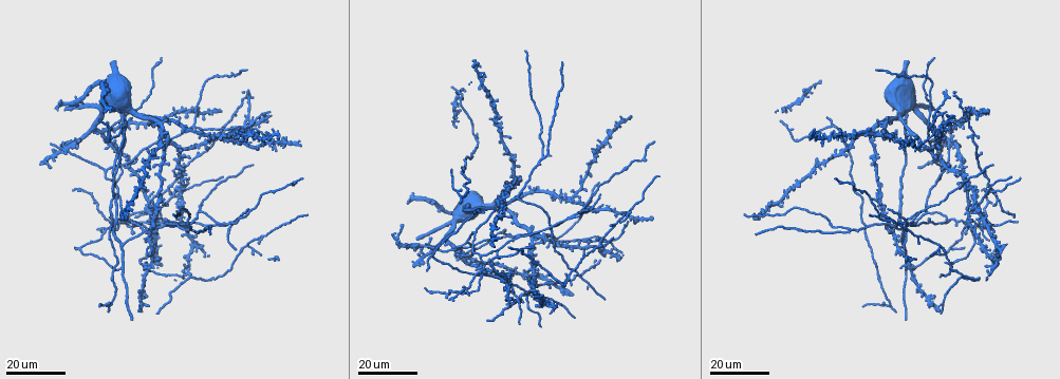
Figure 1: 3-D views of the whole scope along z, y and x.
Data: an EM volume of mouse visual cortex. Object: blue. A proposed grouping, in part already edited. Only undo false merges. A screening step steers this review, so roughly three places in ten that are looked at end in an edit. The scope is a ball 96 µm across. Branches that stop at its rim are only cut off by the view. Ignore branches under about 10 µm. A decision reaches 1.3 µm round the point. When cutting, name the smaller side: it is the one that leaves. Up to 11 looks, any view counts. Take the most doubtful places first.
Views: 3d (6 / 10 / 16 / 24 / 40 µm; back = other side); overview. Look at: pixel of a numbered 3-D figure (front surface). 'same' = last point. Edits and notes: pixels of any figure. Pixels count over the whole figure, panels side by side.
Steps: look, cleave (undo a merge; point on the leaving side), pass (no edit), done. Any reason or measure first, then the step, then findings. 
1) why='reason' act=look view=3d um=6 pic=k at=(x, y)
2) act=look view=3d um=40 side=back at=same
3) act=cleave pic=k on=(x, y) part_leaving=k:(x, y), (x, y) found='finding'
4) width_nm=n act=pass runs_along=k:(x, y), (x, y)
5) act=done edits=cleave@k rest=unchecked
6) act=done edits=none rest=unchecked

why='three arms meet' act=look view=3d um=24 pic=1 at=(904, 222)

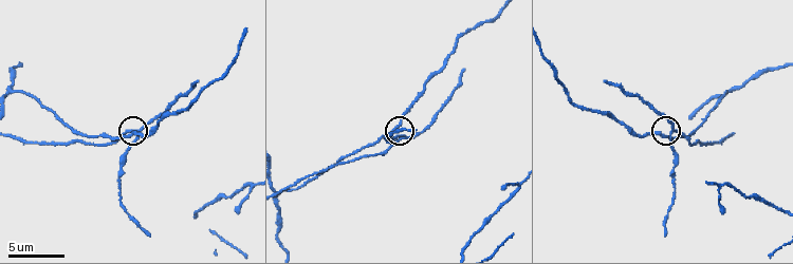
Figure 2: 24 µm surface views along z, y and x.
act=look view=3d um=6 pic=2 at=(674, 131)

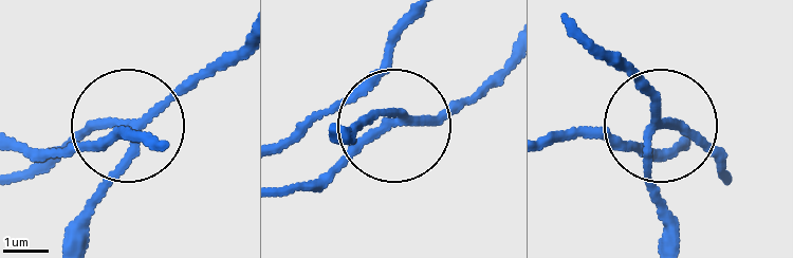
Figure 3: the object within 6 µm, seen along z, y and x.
act=look view=3d um=6 side=back pic=3 at=(654, 130)

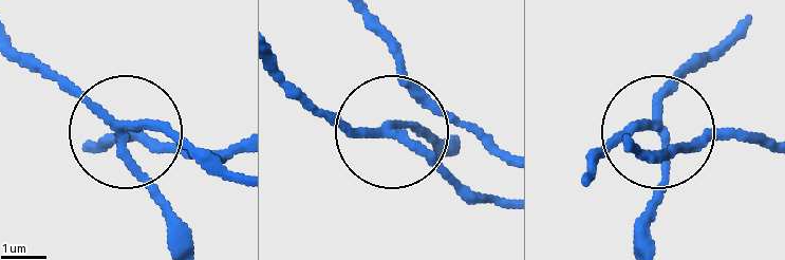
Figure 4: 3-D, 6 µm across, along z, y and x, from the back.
arms=3 act=cleave pic=4 on=(151, 185) part_leaving=4:(119, 129), (124, 160), (172, 239) found='two neurons meet here'

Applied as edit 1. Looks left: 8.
why='two arms in line, one across' act=look view=3d um=16 pic=1 at=(123, 266)

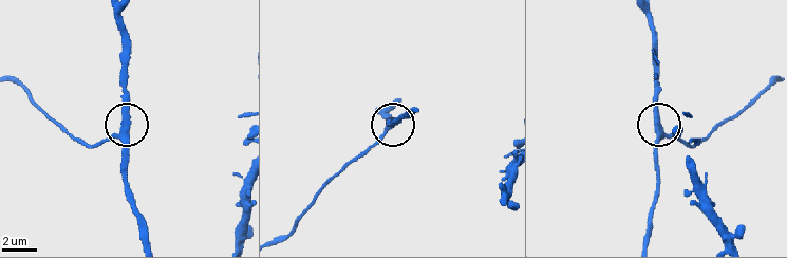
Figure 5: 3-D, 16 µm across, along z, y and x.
act=look view=3d um=6 pic=5 at=(662, 136)

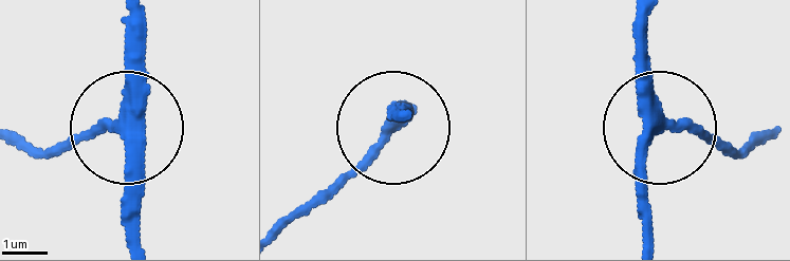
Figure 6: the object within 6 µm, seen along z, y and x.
width_nm=300 act=pass runs_along=6:(646, 21), (650, 112), (746, 146) found='all the same neuron'

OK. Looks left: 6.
why='two arms in line, one across' act=look view=3d um=16 pic=2 at=(731, 92)

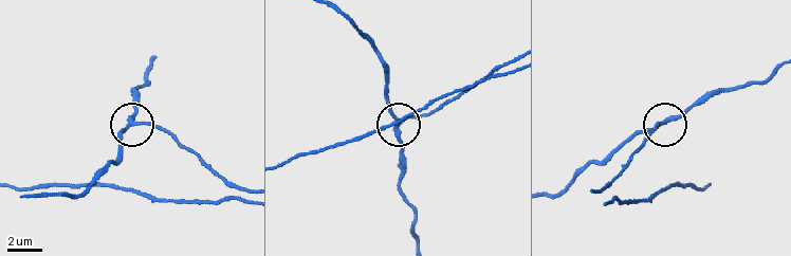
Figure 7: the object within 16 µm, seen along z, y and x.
act=look view=3d um=16 side=back pic=7 at=(662, 123)

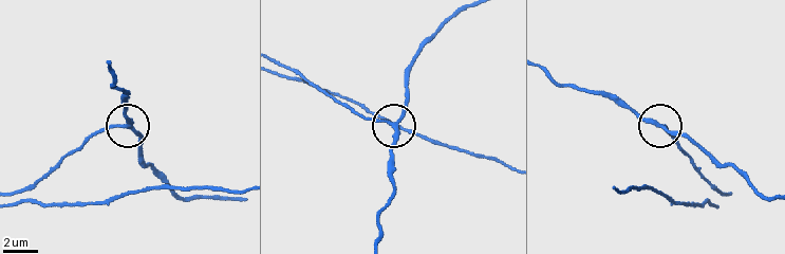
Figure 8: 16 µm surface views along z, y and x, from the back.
act=pass runs_along=8:(454, 13), (413, 55), (408, 98), (395, 128), (390, 174) found='all the same neuron'

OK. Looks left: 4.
why='see it whole again' act=look view=overview

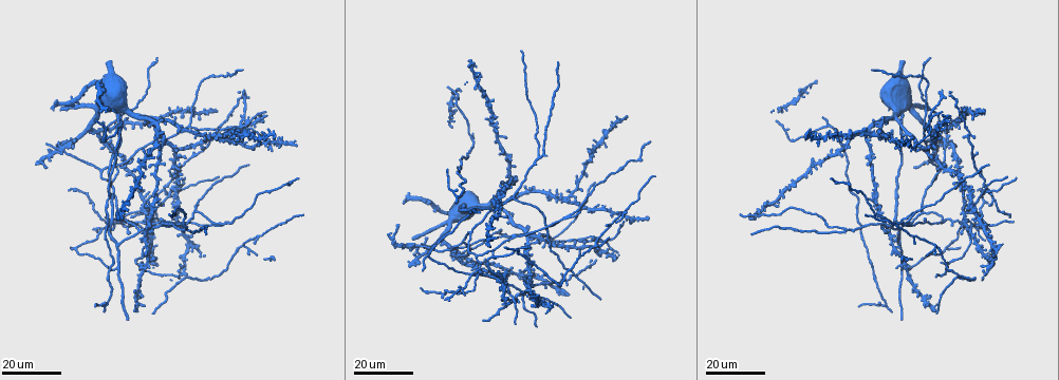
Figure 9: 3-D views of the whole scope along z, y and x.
why='three-way junction' act=look view=3d um=24 pic=9 at=(934, 245)

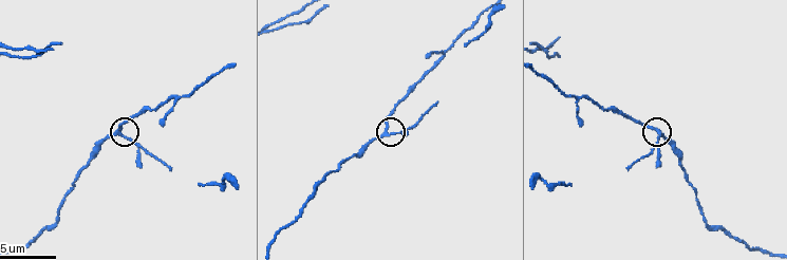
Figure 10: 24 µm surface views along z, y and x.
act=look view=3d um=10 pic=10 at=(660, 131)

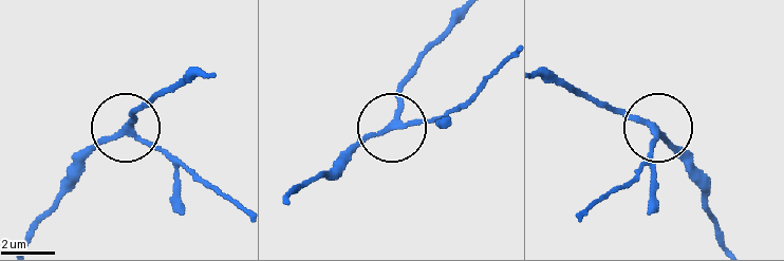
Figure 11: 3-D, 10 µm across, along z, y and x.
arms=3 act=pass runs_along=11:(25, 243), (69, 175), (124, 130), (175, 166) found='all the same neuron'

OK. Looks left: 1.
act=done edits=cleave@4 rest=unchecked

